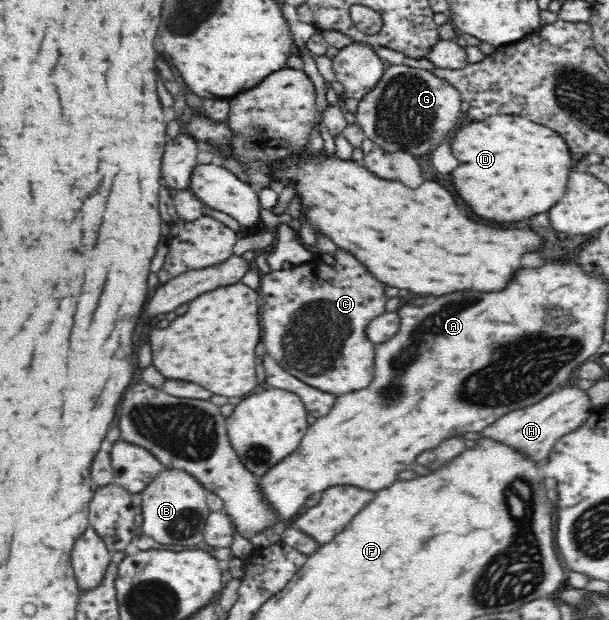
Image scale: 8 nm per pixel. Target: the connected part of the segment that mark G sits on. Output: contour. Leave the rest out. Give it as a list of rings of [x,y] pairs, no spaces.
[[[391,65],[377,86],[359,101],[355,120],[374,146],[389,152],[425,154],[435,150],[457,126],[461,102],[461,93],[435,73],[407,65]]]

